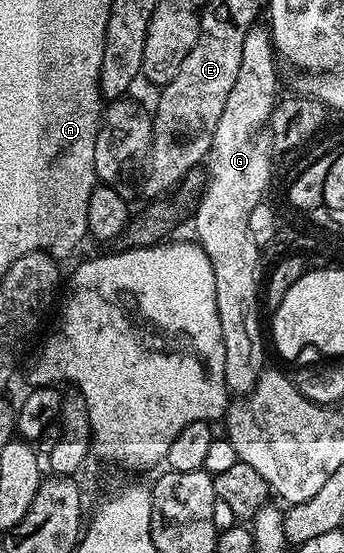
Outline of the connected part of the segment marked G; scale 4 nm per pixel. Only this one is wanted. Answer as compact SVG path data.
M256 23L251 26L245 37L245 43L243 43L243 57L241 59L241 67L237 75L237 81L233 84L231 91L229 92L229 97L225 102L225 109L223 109L223 114L219 118L219 123L217 123L217 129L212 139L212 145L210 145L209 154L205 163L207 170L206 185L203 192L201 193L198 201L195 205L195 233L197 235L196 240L201 249L207 254L208 258L211 259L211 267L215 271L215 299L217 300L217 310L219 311L219 324L223 327L223 351L225 352L225 379L224 385L229 388L230 394L233 395L247 395L255 387L255 383L261 377L261 374L265 372L267 368L267 362L265 362L265 345L267 349L267 341L261 338L261 313L263 314L263 273L261 277L261 257L263 257L261 252L261 247L257 245L251 237L250 231L250 219L251 213L259 204L264 202L266 198L267 189L270 190L272 173L275 170L275 164L273 164L272 150L270 148L265 149L264 145L259 143L259 135L261 131L268 126L269 119L272 115L272 111L279 101L279 94L277 95L277 67L275 65L275 59L277 60L276 46L273 43L272 32L268 26L261 23Z

